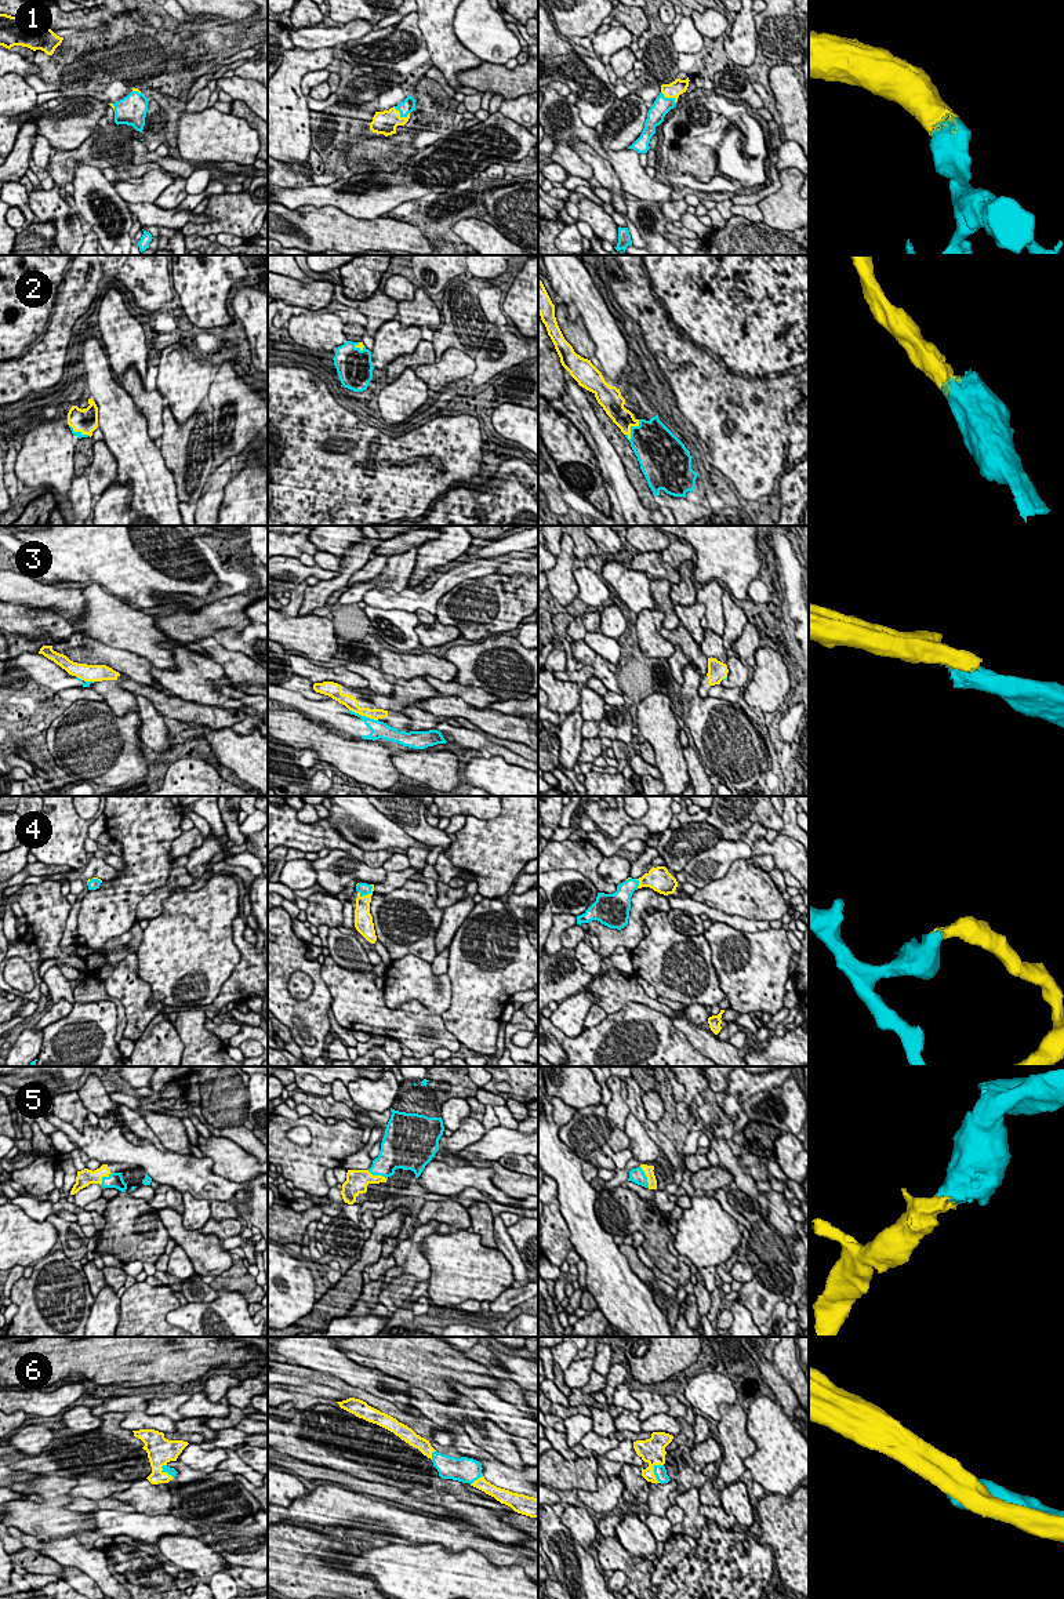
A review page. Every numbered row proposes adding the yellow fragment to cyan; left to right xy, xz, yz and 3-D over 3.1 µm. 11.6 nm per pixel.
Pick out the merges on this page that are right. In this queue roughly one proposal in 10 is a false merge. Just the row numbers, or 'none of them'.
1, 2, 4, 5, 6

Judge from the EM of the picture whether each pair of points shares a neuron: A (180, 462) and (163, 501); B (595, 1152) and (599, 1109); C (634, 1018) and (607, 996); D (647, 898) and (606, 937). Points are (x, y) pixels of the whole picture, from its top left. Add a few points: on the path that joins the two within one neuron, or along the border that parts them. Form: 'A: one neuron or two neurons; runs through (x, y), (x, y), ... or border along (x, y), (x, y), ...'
A: two neurons; border along (159, 449), (180, 501)
B: one neuron; runs through (595, 1141), (599, 1120)
C: two neurons; border along (654, 1009), (627, 1002), (618, 1010), (607, 1014)
D: one neuron; runs through (635, 912), (635, 923), (620, 937)

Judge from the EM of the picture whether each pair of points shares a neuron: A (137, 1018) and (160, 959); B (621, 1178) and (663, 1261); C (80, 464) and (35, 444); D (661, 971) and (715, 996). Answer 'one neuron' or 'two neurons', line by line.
A: two neurons
B: two neurons
C: two neurons
D: one neuron

